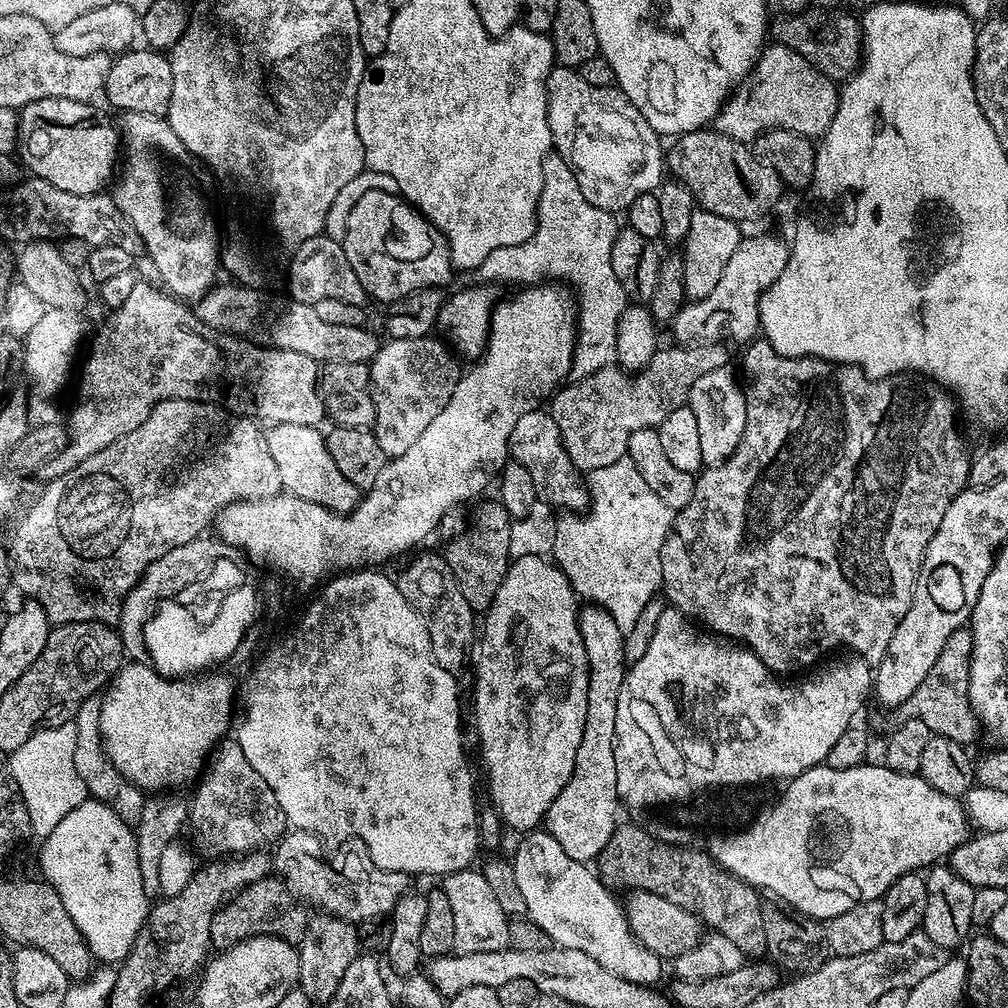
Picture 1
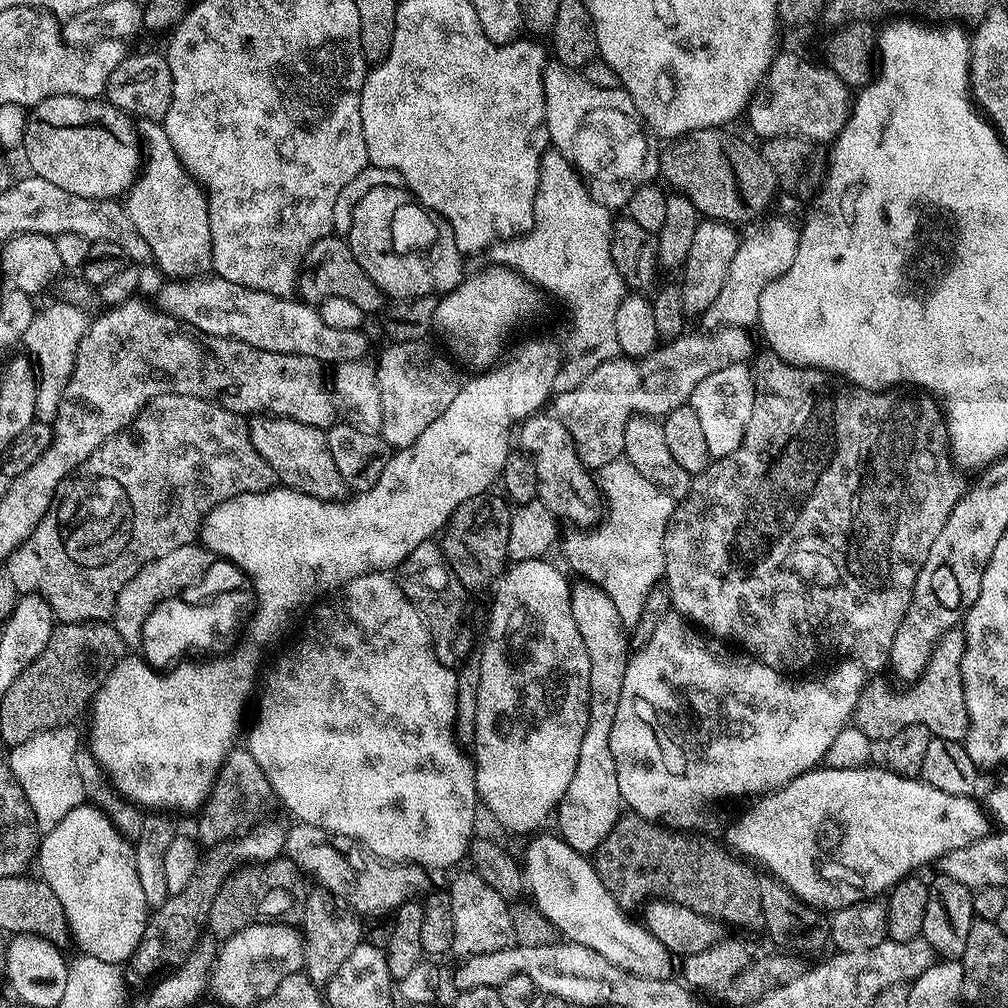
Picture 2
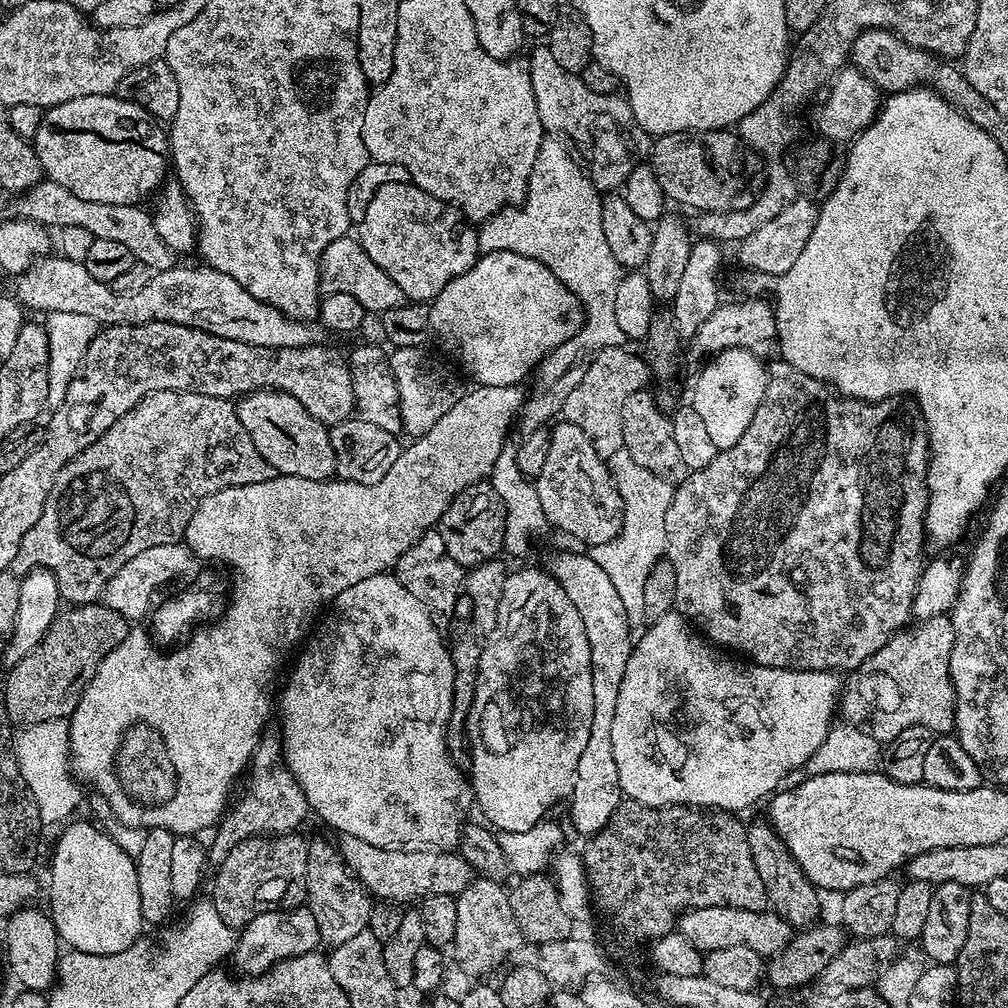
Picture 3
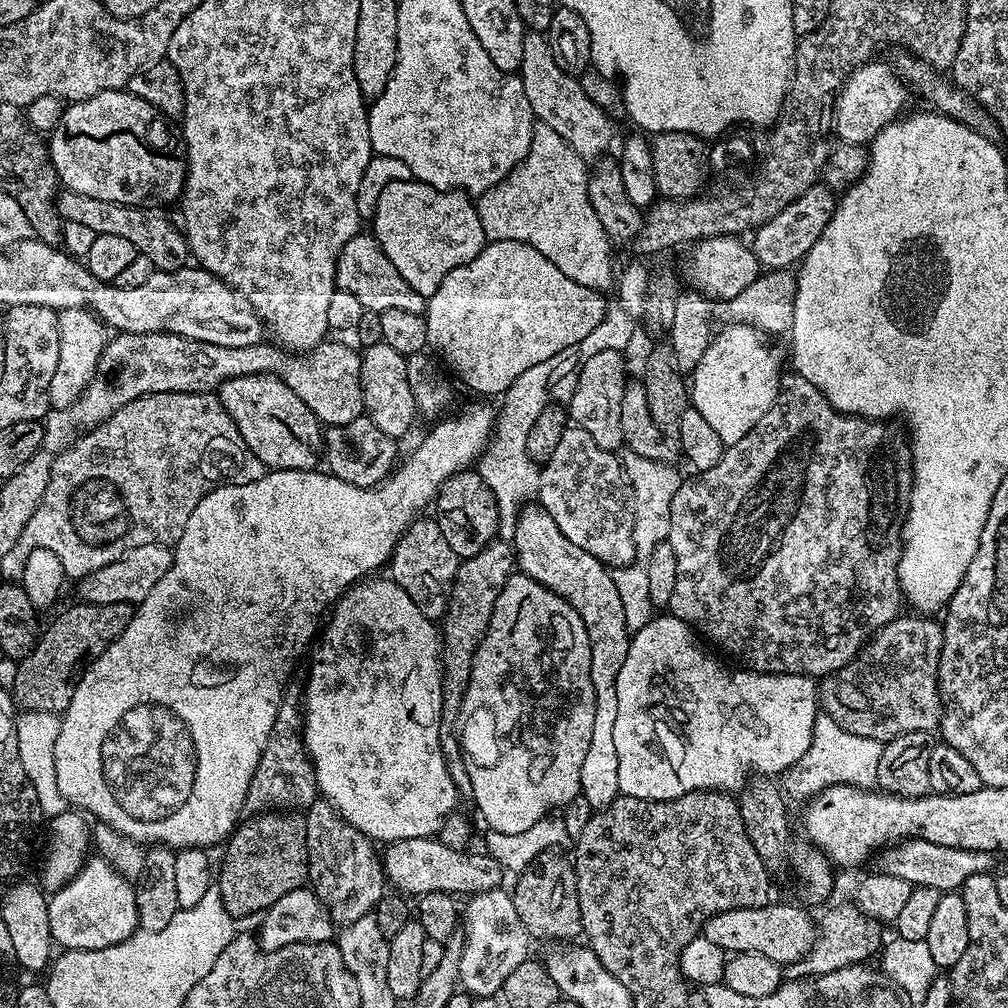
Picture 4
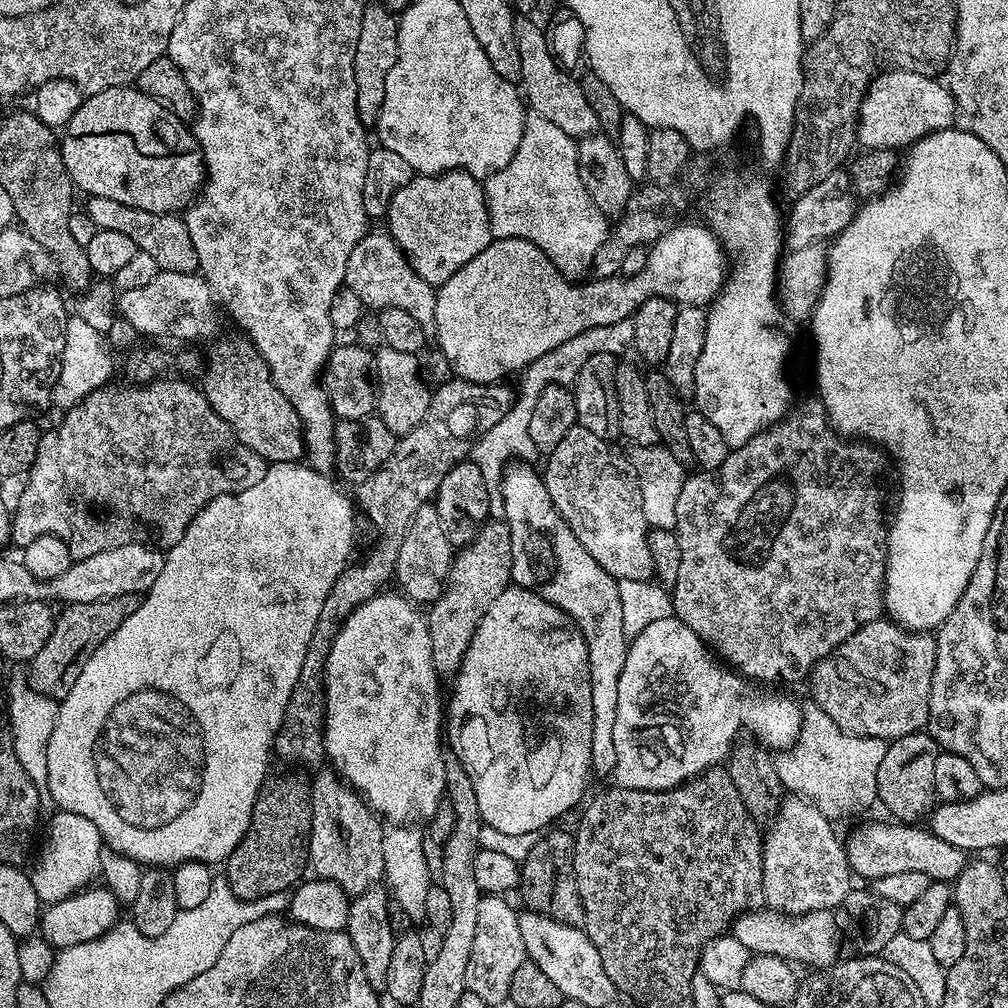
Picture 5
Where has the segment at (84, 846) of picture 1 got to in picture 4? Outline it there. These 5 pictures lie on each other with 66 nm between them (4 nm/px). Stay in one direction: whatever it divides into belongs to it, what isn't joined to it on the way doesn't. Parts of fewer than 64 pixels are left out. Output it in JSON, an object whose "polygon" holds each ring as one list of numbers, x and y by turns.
{"polygon":[[101,856,85,861,79,872,48,900,53,941,63,949,105,949,133,935,139,927,135,887]]}

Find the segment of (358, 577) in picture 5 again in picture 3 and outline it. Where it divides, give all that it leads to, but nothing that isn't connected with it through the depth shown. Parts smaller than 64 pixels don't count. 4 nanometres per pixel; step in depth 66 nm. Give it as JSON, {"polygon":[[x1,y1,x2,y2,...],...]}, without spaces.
{"polygon":[[261,735,252,755,250,769,246,774,248,789,245,790,244,797,237,802,236,809,234,804,231,811,215,825,216,837,212,840,212,848,210,844,210,856,211,859,213,856,213,861,224,860,226,854,234,850,234,846,238,846,238,842,246,842,246,838,251,836,281,836,287,832,295,832,301,827,299,824,310,816,306,794,284,762,281,737,268,735]]}

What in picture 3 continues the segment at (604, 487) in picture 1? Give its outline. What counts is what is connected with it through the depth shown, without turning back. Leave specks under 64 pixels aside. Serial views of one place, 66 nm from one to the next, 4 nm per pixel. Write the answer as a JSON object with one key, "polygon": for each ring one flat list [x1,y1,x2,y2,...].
{"polygon":[[624,447,618,449,610,458,610,471,616,489,624,503,624,521,620,527,620,535,605,544,591,545,590,555,606,575,614,590,618,590,618,598,622,598,622,606,626,610,628,627,640,630,645,627,642,602,642,590,655,564,665,555,668,543,666,542,666,510,670,510,670,502,674,491,673,485,666,483,658,474,650,474]]}

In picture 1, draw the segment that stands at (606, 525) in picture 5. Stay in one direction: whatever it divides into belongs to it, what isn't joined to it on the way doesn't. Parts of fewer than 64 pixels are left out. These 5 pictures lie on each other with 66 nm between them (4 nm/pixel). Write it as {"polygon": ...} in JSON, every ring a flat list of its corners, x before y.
{"polygon":[[537,410,522,414,508,442,511,459,530,470,530,478,534,478,536,494,541,501,556,510,584,510,589,507,590,497,585,481,574,462,570,462,560,437,558,422,554,422,551,411]]}

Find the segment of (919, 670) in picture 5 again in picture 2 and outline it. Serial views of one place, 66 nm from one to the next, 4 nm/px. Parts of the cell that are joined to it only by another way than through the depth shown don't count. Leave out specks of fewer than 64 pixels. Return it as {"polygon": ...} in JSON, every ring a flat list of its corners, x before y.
{"polygon":[[957,626,945,632,936,641,924,672,911,681,901,692,895,692,890,685,880,678,872,678,860,691,854,713,854,727,862,730,873,742,886,742,894,738,906,726,921,724,932,731,937,740,963,741,968,732,966,698,962,686,960,663,964,653,964,629]]}

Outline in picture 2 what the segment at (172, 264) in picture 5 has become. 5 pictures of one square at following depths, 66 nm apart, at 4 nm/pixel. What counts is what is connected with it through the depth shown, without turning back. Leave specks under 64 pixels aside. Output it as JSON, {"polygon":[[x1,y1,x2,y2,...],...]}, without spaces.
{"polygon":[[53,188,52,205,48,212,48,231,44,235,54,238,58,234,66,234,67,232,82,234,82,238,93,242,105,240,122,246,122,250,128,256,129,261,151,261,153,259,152,250,146,242,146,238,140,233,139,223,125,205,124,208,115,199,95,200,94,198,82,198,78,194,66,194,66,190]]}

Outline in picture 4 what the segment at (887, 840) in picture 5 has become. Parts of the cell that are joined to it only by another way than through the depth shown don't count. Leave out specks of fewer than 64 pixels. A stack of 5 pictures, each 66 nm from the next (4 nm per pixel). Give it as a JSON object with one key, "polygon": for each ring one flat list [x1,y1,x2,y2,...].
{"polygon":[[901,840,885,847,879,853,879,871,886,875,904,878,917,888,933,888,942,894,963,889,966,878,974,874,991,873,993,853,975,852,954,846,938,846,938,842,925,840]]}

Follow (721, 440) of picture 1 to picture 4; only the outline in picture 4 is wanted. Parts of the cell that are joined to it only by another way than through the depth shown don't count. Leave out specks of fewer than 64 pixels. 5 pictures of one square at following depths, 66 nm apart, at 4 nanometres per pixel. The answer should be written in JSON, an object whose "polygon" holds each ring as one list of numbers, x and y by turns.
{"polygon":[[729,323,715,333,702,362,690,374,691,407,706,418,725,446,746,438,746,434,780,397,782,371,776,352,751,324]]}

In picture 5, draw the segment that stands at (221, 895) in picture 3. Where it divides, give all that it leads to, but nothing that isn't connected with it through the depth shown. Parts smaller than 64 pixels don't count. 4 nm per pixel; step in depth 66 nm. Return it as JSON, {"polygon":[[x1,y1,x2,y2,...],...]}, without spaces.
{"polygon":[[284,776,277,784,271,784,256,797,250,826,226,861,228,885,240,900,262,900,273,898,279,892,287,893,301,883,304,868,306,872,310,864,312,789,309,781,300,776]]}

